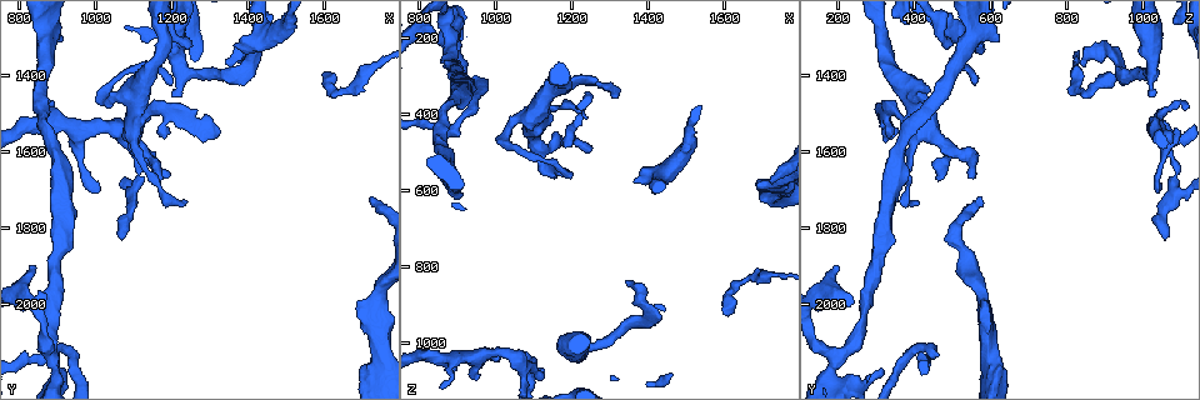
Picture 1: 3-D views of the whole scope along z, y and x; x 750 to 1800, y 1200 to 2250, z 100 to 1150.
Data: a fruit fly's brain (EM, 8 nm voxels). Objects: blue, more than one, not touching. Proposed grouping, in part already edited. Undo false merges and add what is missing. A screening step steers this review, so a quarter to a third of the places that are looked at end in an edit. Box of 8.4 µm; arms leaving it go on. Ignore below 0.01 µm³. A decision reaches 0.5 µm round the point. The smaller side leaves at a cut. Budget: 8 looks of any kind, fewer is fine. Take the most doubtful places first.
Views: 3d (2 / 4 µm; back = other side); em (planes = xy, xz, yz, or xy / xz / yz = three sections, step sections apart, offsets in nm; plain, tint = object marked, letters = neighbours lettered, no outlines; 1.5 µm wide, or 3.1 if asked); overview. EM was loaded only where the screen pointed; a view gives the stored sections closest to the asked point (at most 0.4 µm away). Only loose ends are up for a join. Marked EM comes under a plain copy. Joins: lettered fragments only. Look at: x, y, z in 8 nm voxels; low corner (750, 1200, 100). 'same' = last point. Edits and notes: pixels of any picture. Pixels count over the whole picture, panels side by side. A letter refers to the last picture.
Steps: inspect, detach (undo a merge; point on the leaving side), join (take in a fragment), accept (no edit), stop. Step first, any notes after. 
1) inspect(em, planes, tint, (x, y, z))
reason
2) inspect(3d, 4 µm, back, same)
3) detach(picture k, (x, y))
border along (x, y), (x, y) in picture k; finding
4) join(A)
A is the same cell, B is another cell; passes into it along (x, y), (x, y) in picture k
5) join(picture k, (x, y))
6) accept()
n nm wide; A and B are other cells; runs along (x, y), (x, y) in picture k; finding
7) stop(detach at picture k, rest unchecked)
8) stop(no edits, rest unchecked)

inspect(em, planes, letters, (1250, 1315, 500))
tapers out

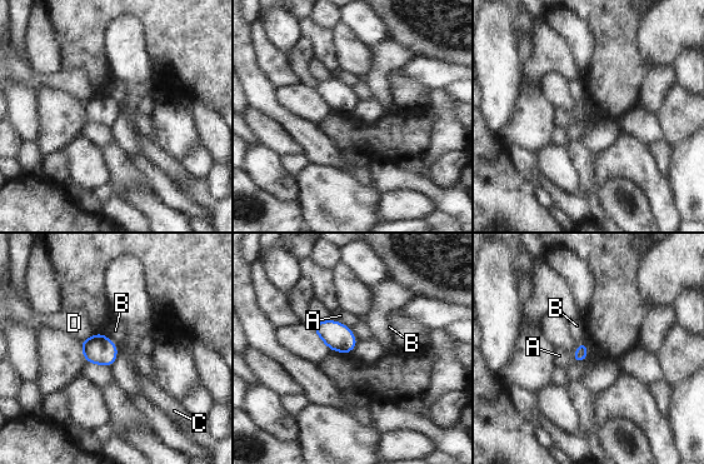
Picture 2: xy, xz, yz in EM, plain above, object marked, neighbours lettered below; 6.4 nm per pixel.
accept()
A, B, C and D are other cells; border along (101, 333), (118, 345) in picture 2; no lettered fragment goes on from it

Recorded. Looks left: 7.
inspect(em, yz, step 4, tint, (1725, 1715, 585))
free end

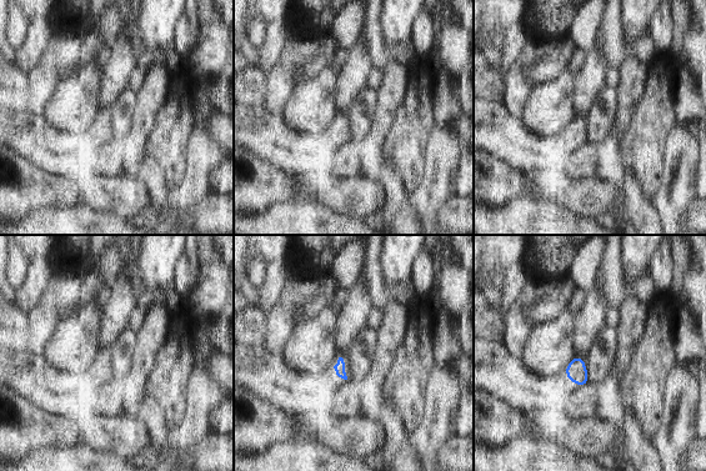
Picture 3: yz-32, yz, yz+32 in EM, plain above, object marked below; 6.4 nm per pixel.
inspect(em, xz, step 4, letters, same)

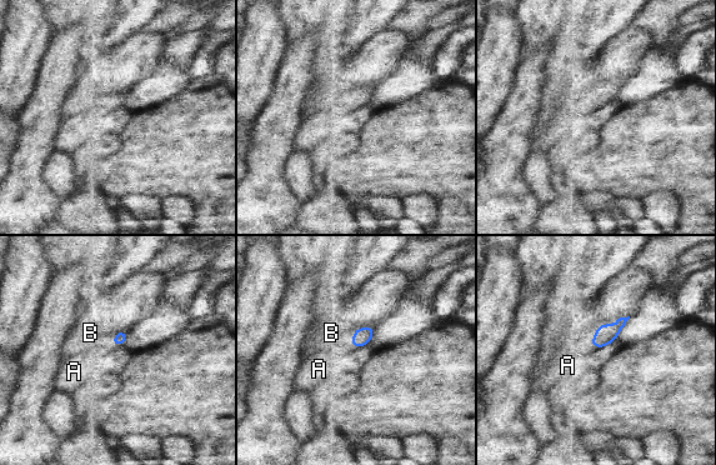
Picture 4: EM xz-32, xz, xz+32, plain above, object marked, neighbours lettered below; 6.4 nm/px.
join(B)
B is the same cell, A is another cell; passes into it along (120, 336), (114, 338), (90, 333) in picture 4; it goes on there

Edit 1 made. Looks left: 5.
inspect(overview)

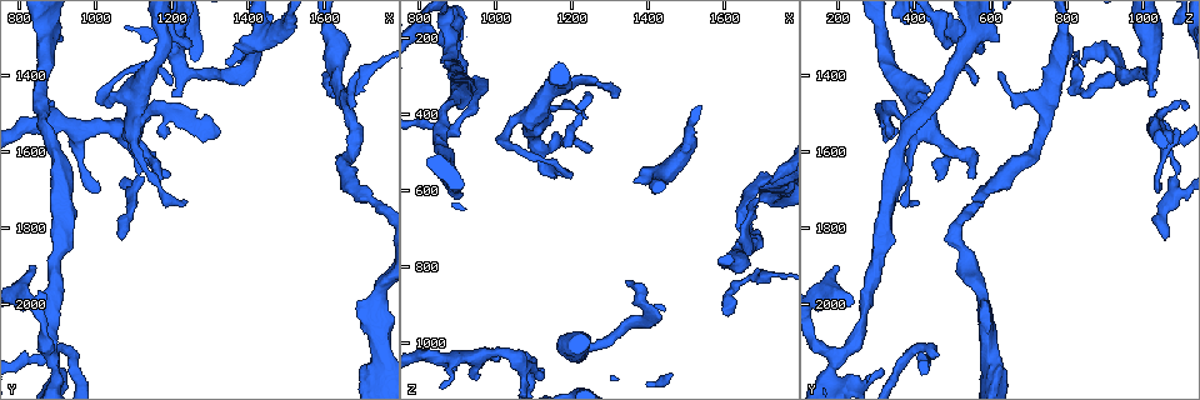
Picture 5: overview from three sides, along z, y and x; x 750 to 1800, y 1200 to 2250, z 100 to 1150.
inspect(3d, 2 µm, back, (885, 2145, 190))

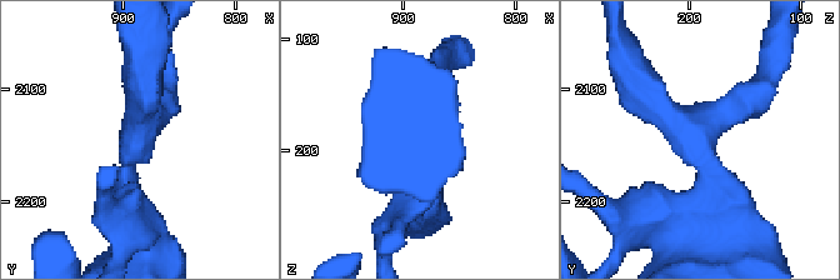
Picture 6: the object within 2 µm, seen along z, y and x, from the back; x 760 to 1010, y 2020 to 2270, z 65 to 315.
inspect(em, xy, step 8, letters, (892, 2152, 194))
3 arms; arms of 190, 280, 400 nm

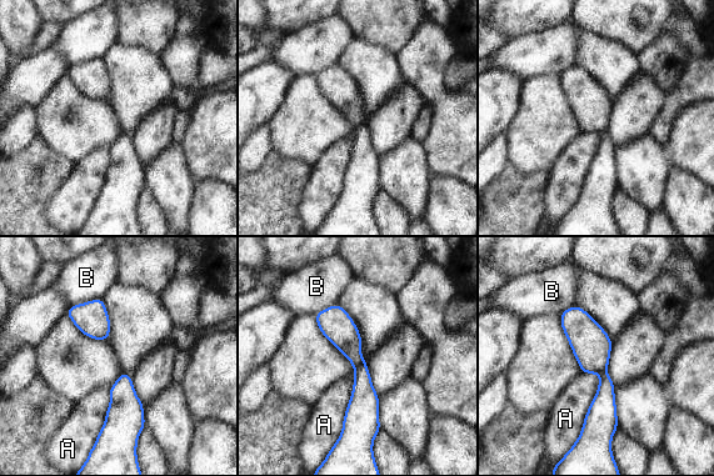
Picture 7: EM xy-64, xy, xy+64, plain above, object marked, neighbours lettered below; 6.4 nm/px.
detach(picture 7, (364, 401))
A and B are other cells; two neurons meet here

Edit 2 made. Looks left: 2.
stop(join at picture 4, detach at picture 7, rest unchecked)

